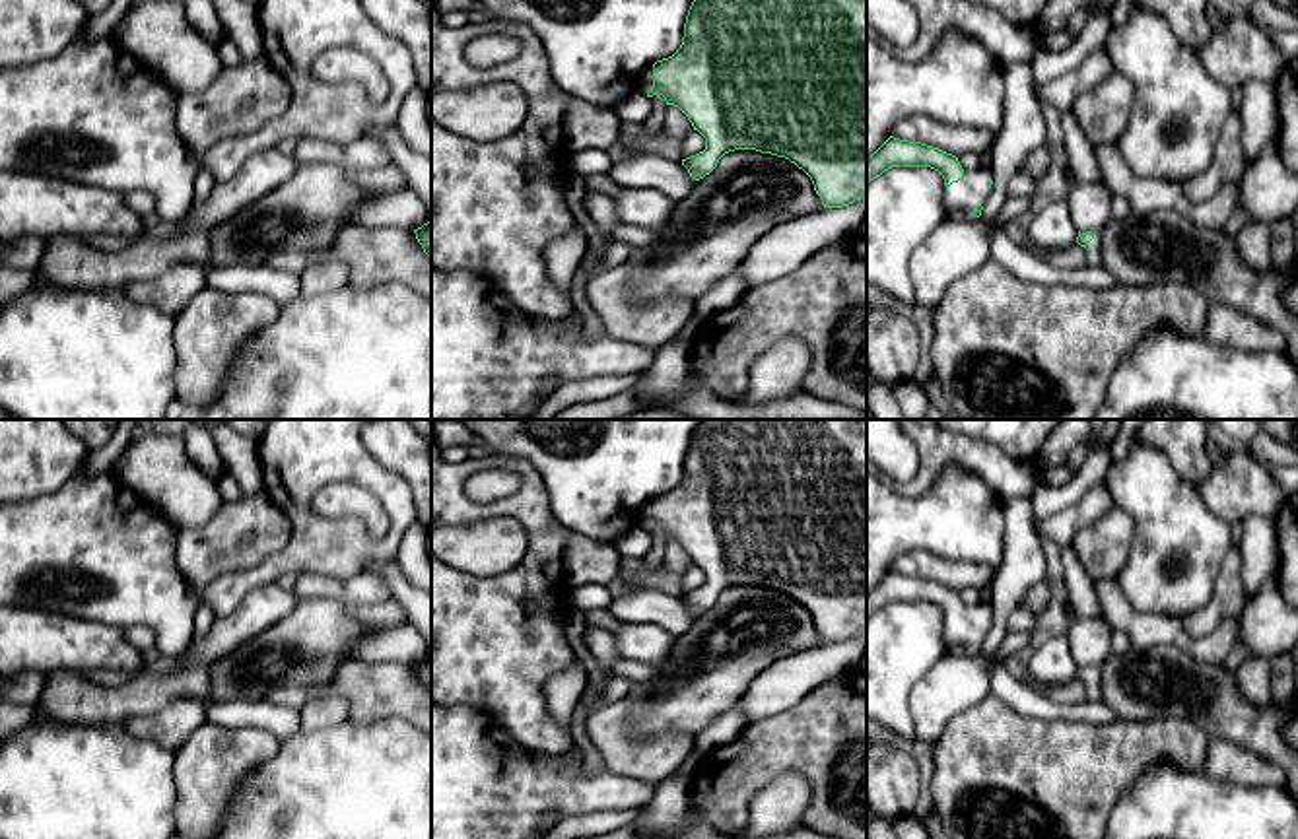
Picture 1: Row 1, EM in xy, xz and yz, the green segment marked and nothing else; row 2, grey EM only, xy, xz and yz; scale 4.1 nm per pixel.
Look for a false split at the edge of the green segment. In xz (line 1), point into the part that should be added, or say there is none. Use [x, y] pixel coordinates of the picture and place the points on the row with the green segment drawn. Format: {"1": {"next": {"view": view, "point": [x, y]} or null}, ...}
{"1": {"next": {"view": "xz", "point": [646, 86]}}}

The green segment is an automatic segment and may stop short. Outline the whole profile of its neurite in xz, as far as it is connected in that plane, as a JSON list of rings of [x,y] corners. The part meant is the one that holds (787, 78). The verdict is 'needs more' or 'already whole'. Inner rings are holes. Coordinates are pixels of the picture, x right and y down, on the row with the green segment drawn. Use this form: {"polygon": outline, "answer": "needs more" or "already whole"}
{"polygon": [[[694,0],[686,16],[680,49],[672,56],[647,66],[641,78],[639,89],[647,97],[663,95],[666,105],[678,107],[694,130],[705,138],[703,151],[682,159],[692,179],[700,181],[709,175],[729,151],[756,150],[785,157],[803,169],[824,208],[843,208],[867,198],[867,0]]], "answer": "needs more"}

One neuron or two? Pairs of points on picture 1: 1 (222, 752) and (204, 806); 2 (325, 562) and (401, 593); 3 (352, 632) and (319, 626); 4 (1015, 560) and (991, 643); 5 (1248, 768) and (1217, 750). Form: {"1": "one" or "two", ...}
{"1": "one", "2": "two", "3": "one", "4": "one", "5": "one"}

